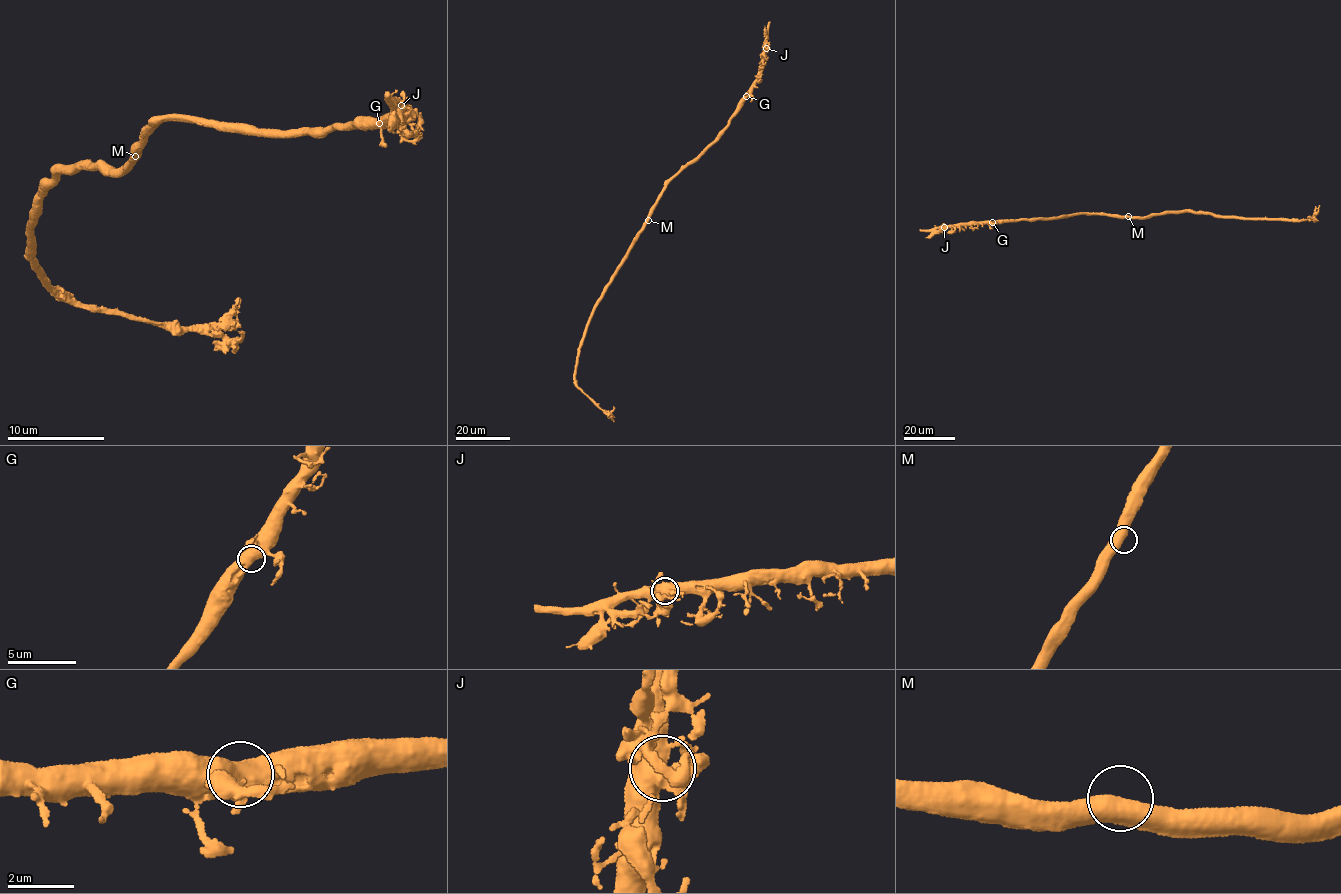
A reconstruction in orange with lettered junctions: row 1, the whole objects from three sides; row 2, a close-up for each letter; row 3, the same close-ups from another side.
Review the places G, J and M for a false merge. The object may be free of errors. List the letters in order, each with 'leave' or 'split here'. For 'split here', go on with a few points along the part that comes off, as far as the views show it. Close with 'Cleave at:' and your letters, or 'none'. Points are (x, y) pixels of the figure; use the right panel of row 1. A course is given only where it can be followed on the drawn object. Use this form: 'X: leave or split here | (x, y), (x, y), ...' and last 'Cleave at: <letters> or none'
G: leave
J: leave
M: leave
Cleave at: none

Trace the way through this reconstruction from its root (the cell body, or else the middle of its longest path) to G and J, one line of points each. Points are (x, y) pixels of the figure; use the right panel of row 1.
G: (1128, 216), (1079, 213), (992, 222)
J: (1128, 216), (1079, 213), (944, 227)

